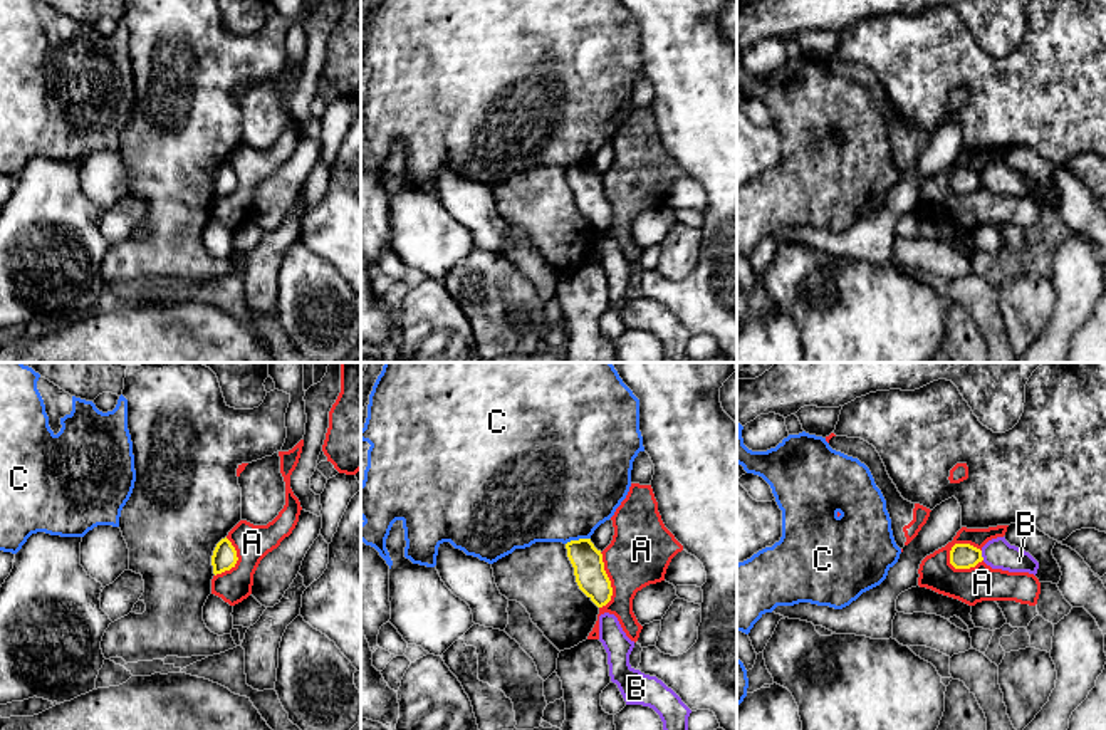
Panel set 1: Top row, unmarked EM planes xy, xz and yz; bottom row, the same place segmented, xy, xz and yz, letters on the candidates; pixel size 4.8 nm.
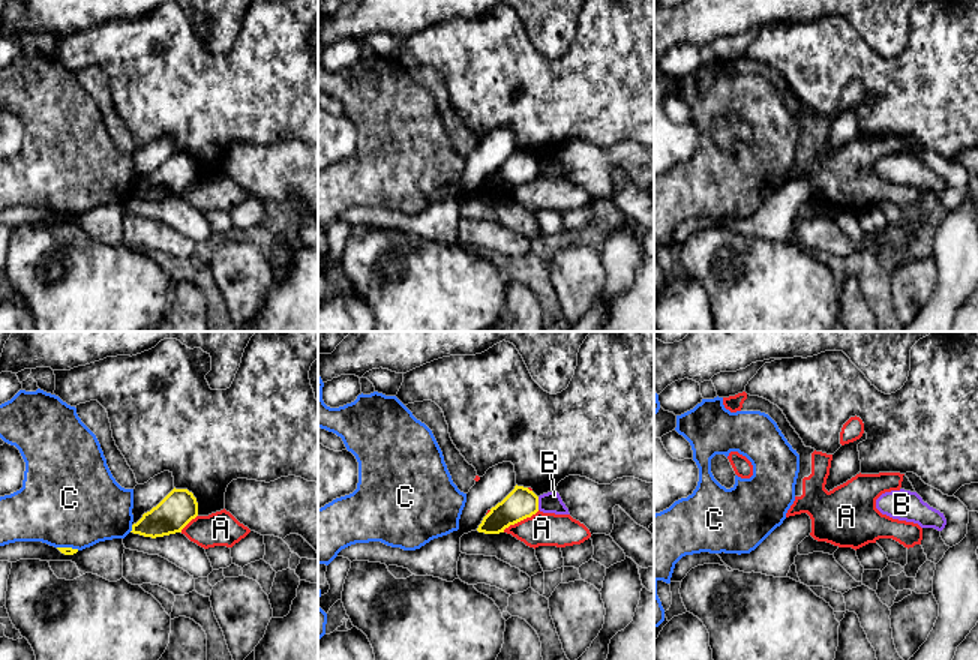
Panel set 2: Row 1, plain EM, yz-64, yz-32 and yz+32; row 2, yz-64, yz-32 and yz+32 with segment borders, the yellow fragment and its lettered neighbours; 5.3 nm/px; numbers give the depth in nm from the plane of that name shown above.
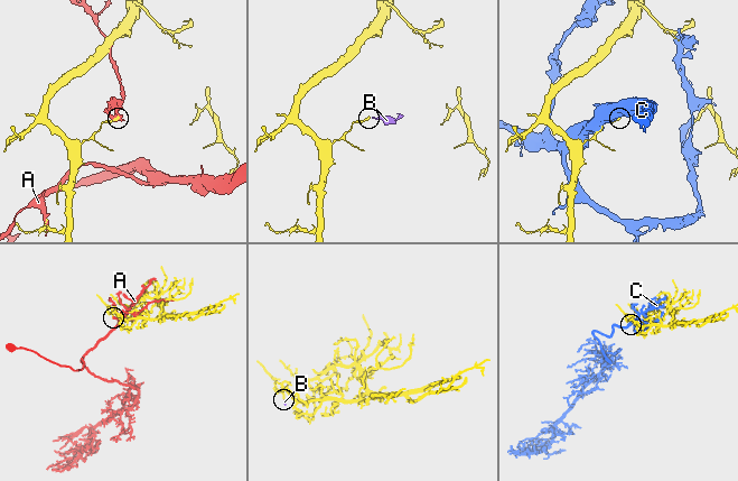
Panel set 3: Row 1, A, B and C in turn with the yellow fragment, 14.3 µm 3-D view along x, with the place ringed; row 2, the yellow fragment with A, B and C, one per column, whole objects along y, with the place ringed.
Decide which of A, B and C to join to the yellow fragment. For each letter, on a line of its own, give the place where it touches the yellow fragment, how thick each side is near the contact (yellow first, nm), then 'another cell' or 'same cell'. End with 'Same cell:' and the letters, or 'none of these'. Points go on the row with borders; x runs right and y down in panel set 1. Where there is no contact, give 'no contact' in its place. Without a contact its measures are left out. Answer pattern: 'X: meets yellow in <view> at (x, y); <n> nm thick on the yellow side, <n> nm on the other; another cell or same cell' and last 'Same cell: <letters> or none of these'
A: meets yellow in yz at (960, 568); 130 nm thick on the yellow side, 170 nm on the other; another cell
B: meets yellow in yz at (980, 556); 130 nm thick on the yellow side, 140 nm on the other; another cell
C: meets yellow in xz at (579, 539); 150 nm thick on the yellow side, 480 nm on the other; another cell
Same cell: none of these

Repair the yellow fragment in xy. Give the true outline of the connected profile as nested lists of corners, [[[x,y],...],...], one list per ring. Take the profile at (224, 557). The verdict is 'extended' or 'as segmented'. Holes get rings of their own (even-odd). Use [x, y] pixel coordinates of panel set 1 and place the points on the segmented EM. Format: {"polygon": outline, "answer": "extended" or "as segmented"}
{"polygon": [[[225,537],[222,539],[211,555],[213,574],[222,574],[235,567],[238,557],[232,542]]], "answer": "as segmented"}

